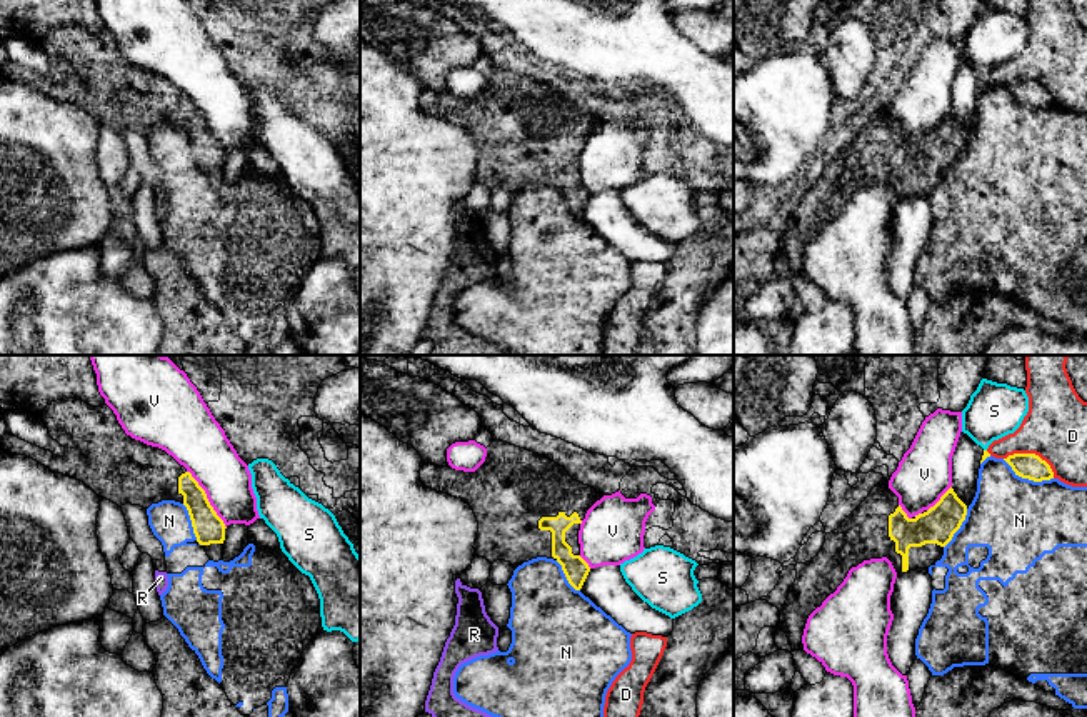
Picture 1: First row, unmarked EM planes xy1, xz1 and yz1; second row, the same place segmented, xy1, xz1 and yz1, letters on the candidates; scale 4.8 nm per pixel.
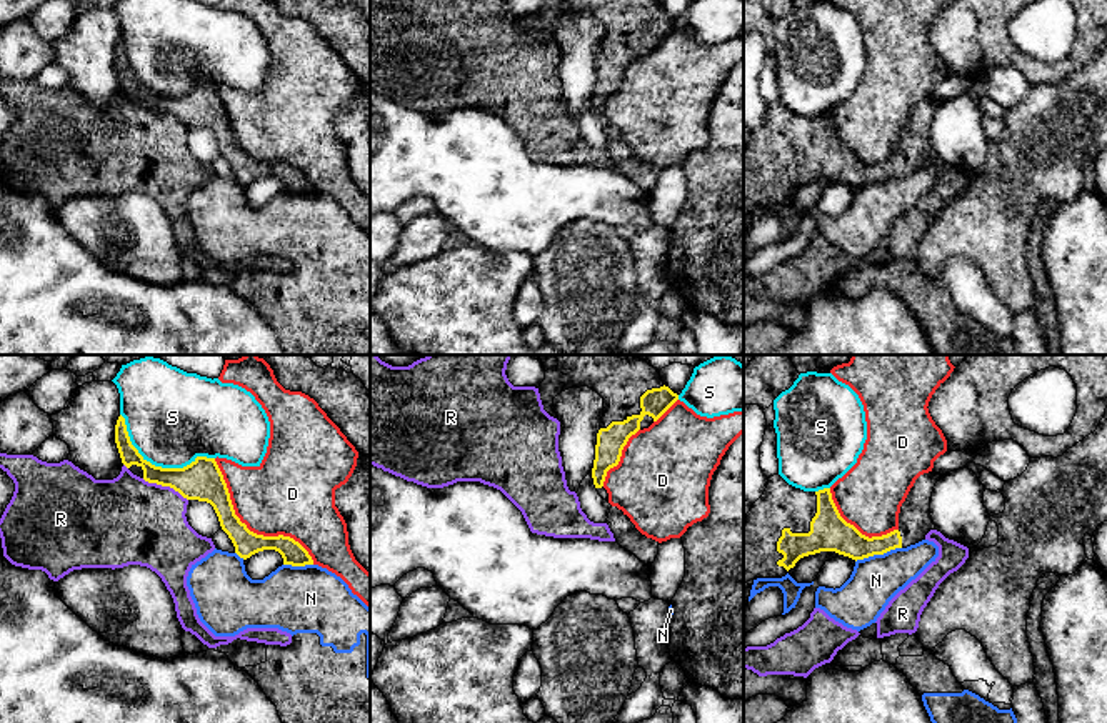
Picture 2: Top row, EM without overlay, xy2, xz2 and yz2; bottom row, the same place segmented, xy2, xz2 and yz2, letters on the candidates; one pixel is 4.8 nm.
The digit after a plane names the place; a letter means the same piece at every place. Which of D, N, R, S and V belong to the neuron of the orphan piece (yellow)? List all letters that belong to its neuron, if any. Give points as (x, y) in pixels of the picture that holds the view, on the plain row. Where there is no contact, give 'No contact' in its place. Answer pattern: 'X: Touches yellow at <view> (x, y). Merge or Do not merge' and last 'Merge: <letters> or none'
D: Touches yellow at xy2 (247, 155). Do not merge
N: Touches yellow at yz1 (1027, 104). Do not merge
R: Touches yellow at xy2 (165, 112). Do not merge
S: Touches yellow at xy2 (157, 94). Do not merge
V: Touches yellow at xy1 (207, 125). Do not merge
Merge: none

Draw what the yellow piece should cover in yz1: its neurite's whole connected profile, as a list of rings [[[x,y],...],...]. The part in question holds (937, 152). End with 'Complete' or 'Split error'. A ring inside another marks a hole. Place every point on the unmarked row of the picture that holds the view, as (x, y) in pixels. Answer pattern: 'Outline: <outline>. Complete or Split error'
Outline: [[[889,112],[874,113],[869,123],[842,152],[825,162],[822,177],[810,188],[795,192],[797,205],[789,217],[779,248],[779,255],[787,260],[792,277],[804,275],[802,262],[809,242],[837,217],[852,193],[857,193],[864,187],[887,183],[897,202],[907,197],[929,195],[960,155],[965,142],[967,132],[957,123],[952,113],[934,133],[912,145],[902,137],[899,123]]]. Split error

